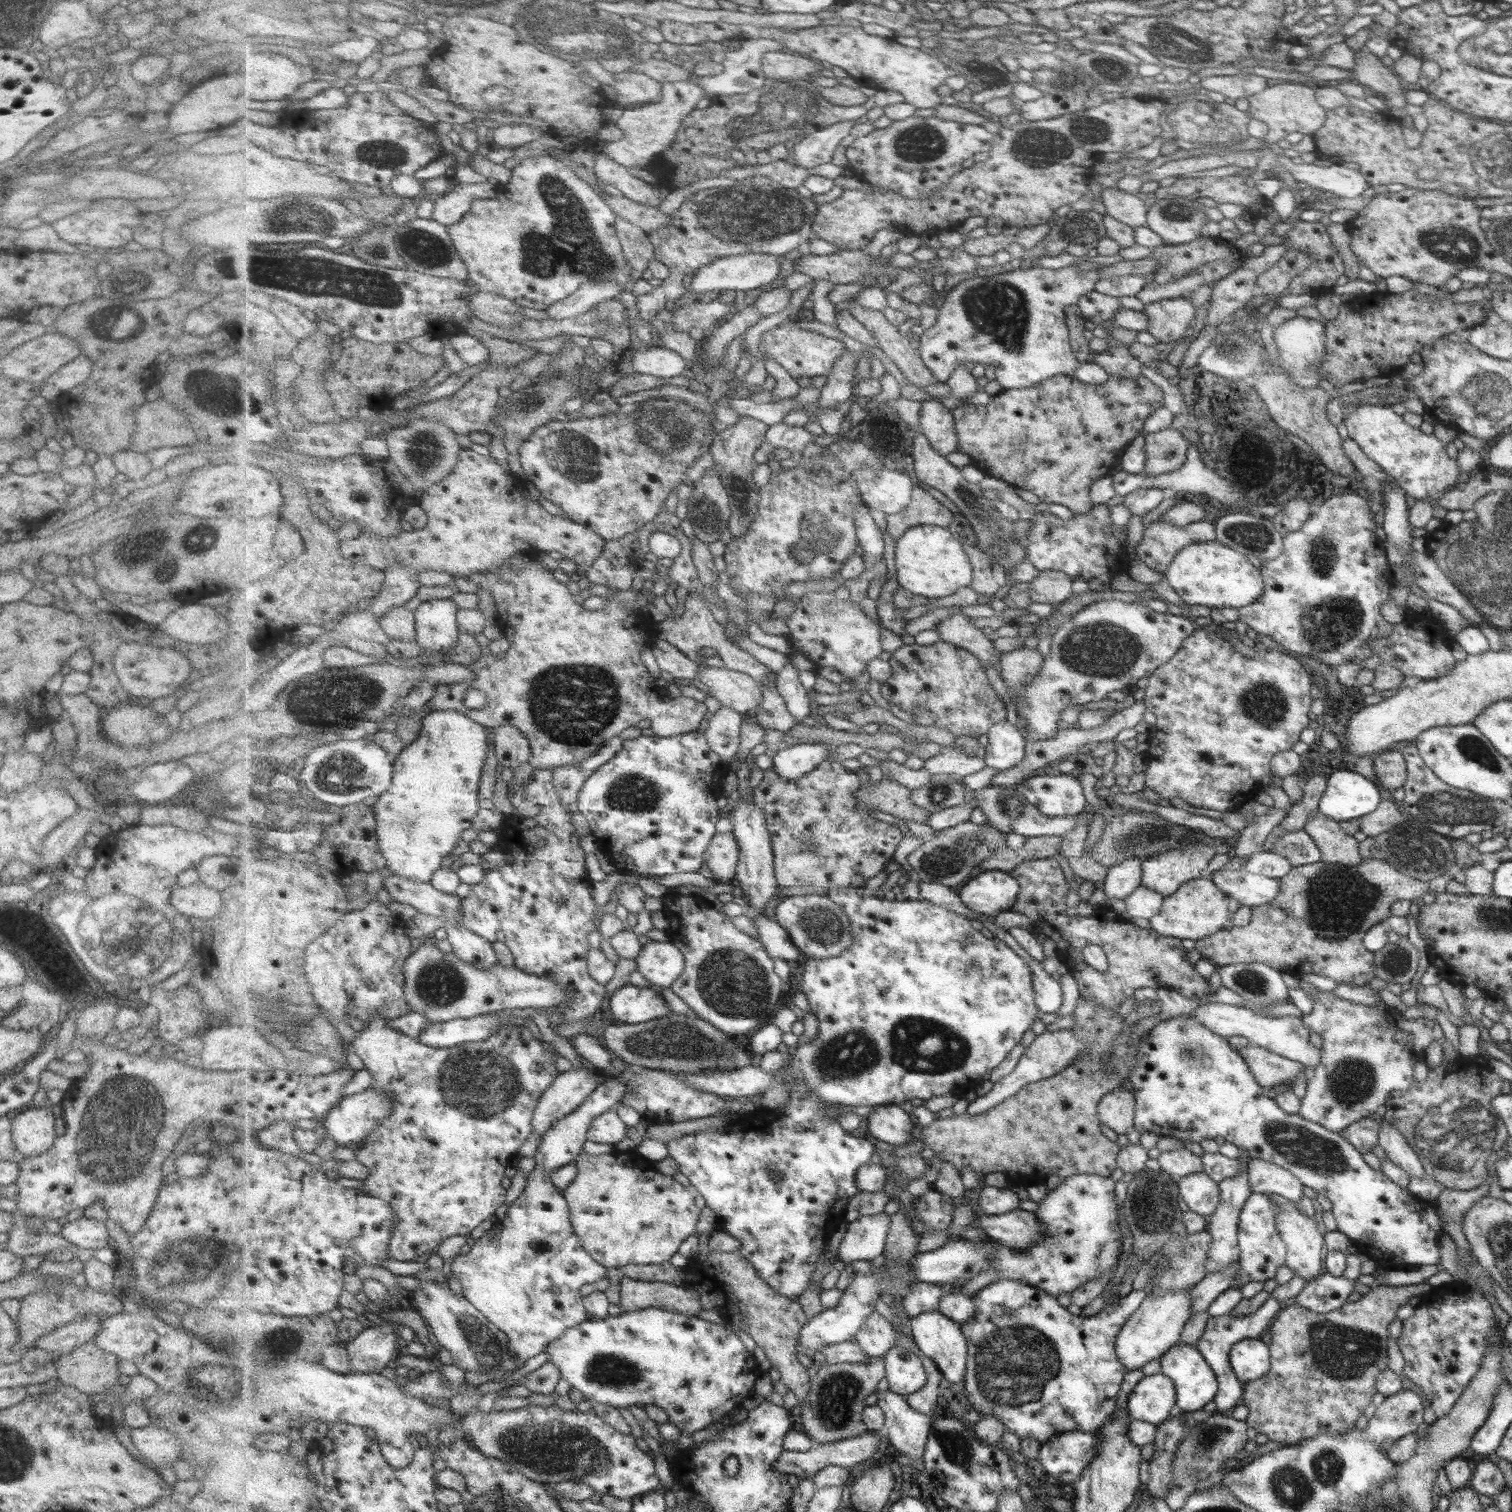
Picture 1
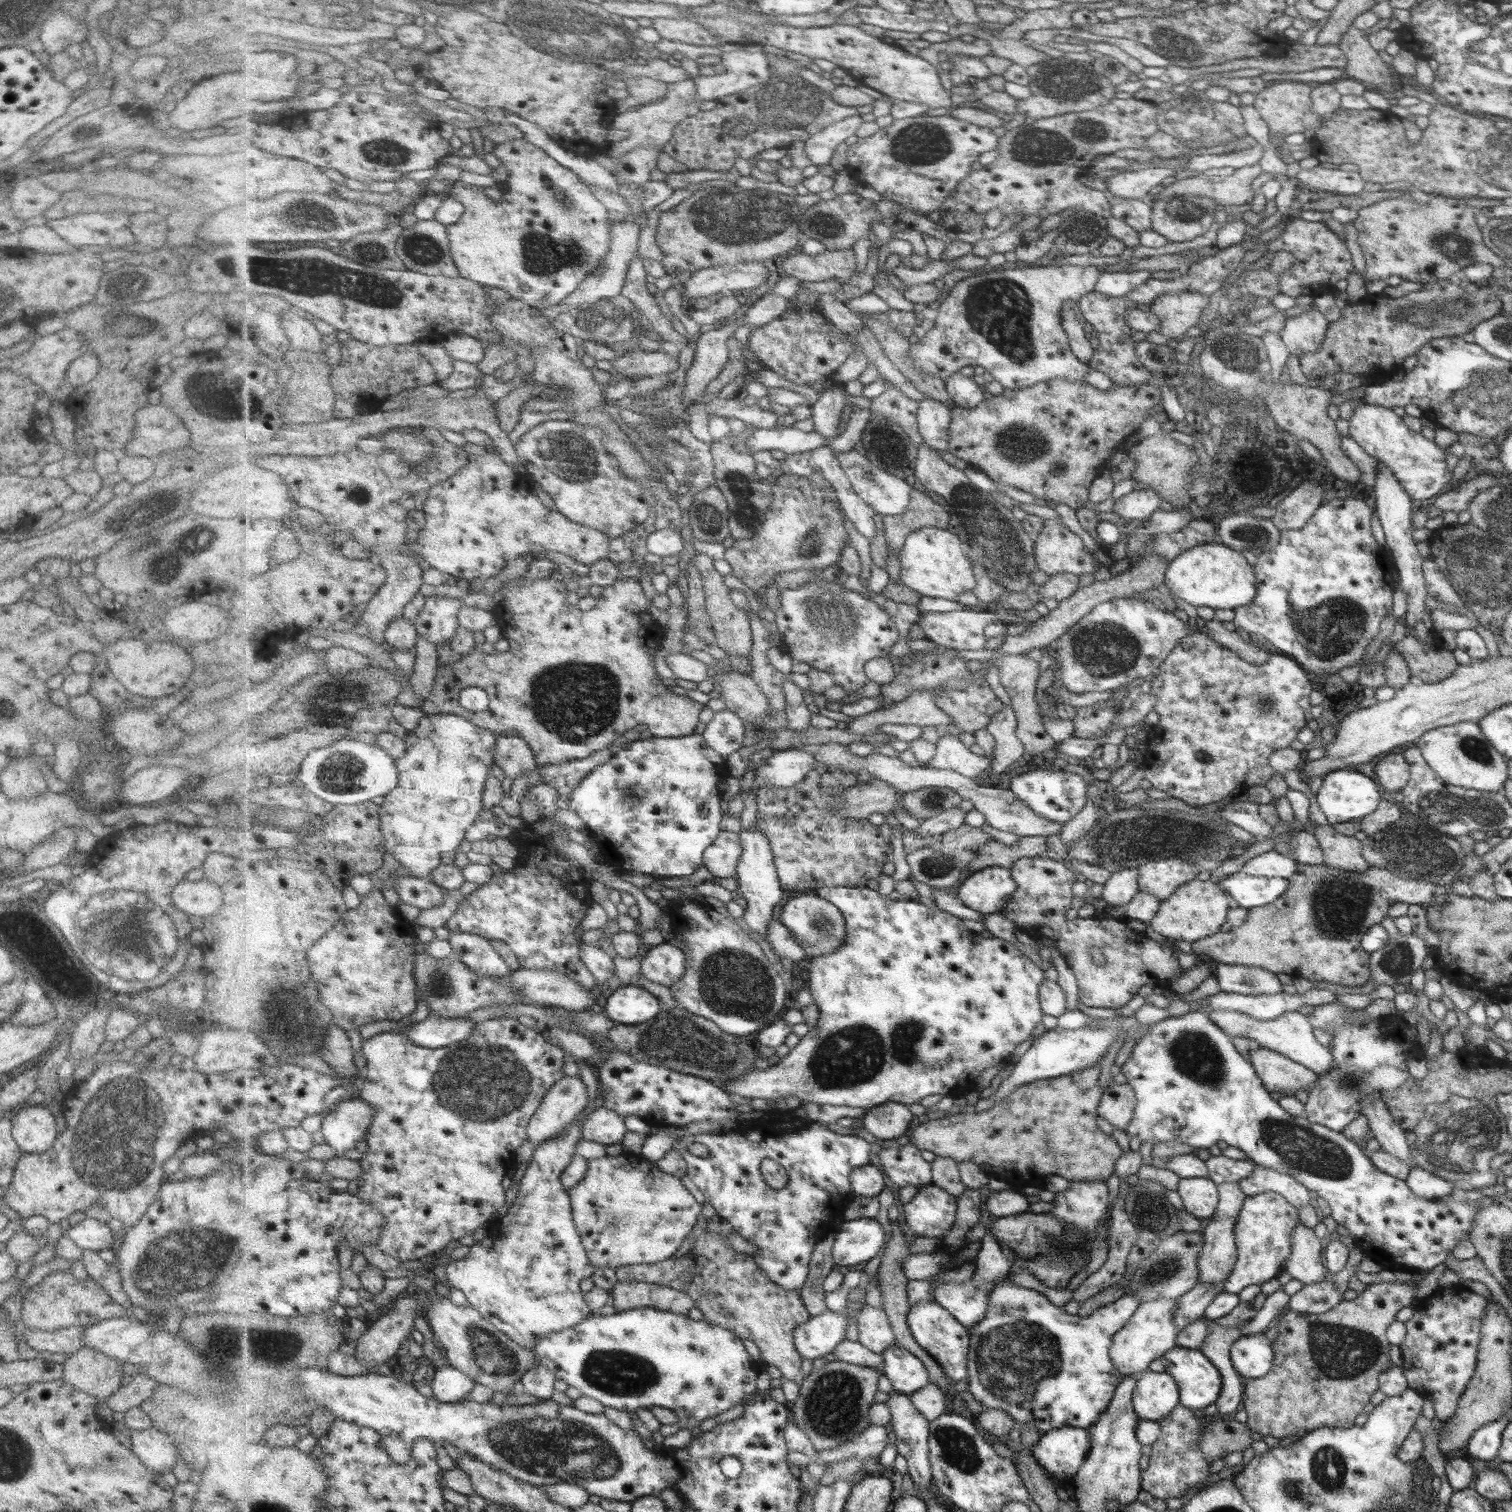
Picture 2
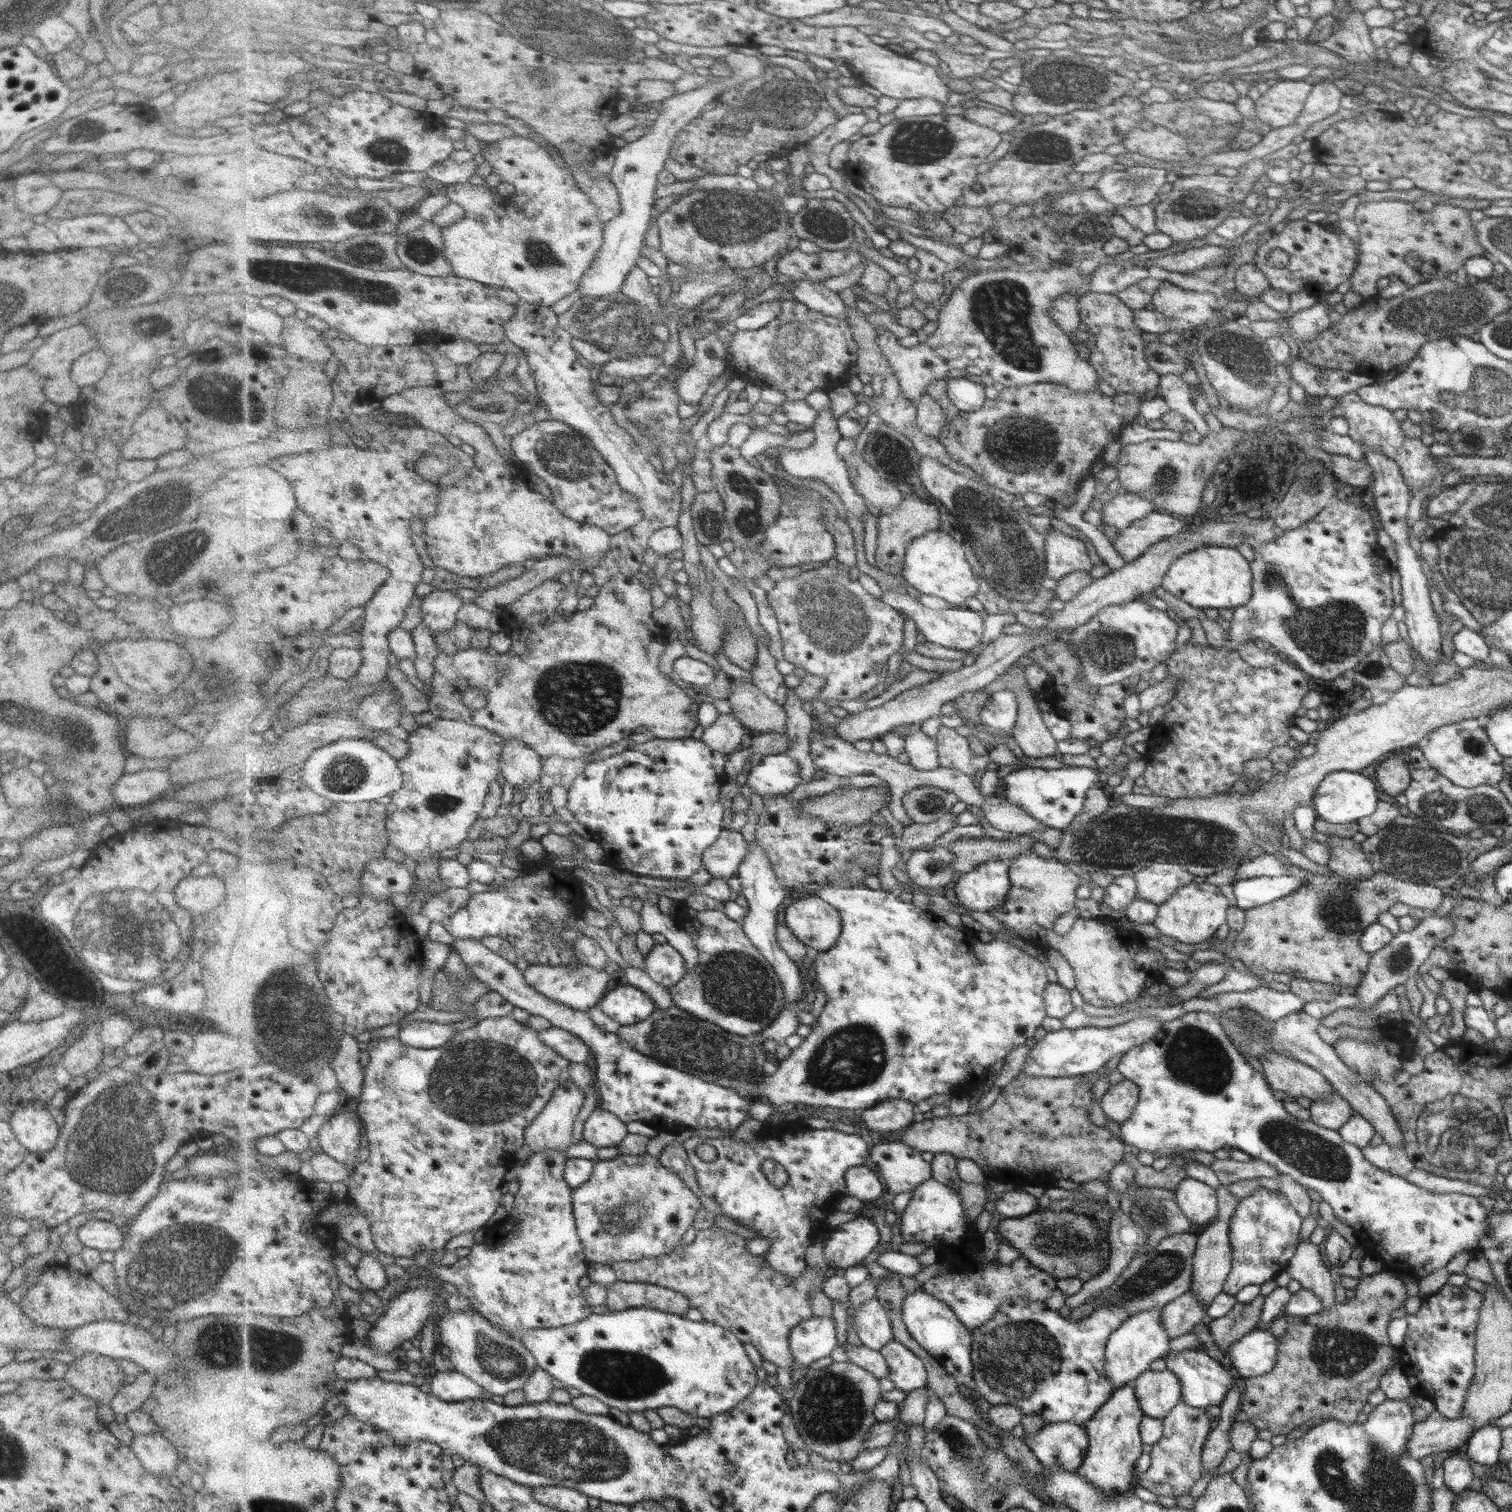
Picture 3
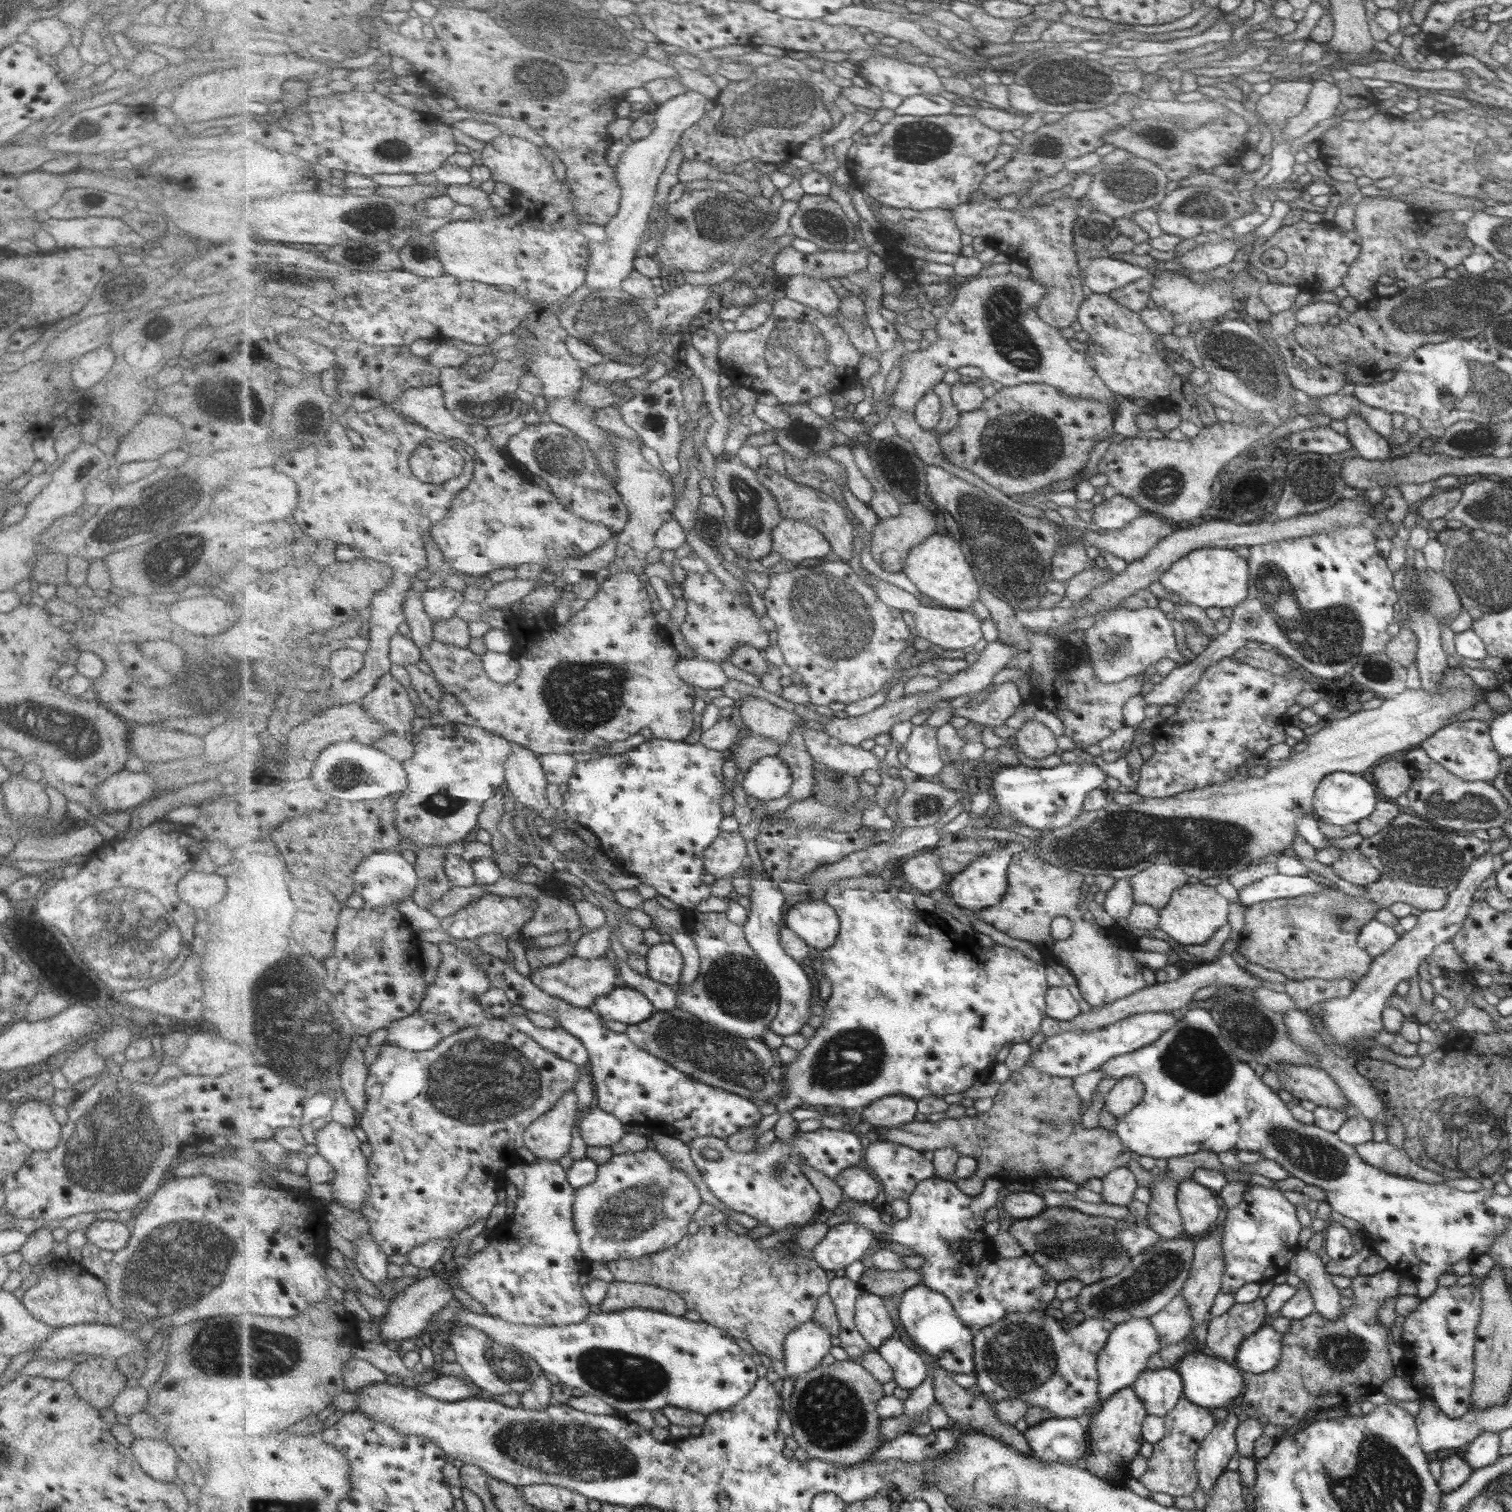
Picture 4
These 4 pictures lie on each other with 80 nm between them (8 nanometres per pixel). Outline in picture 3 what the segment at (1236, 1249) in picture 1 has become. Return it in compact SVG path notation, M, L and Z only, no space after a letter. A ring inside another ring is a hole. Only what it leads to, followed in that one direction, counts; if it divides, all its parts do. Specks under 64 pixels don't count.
M1226 1185L1217 1186L1216 1189L1217 1198L1220 1200L1220 1204L1217 1206L1218 1218L1216 1218L1215 1222L1206 1226L1199 1236L1199 1244L1197 1245L1196 1258L1193 1264L1193 1286L1191 1286L1190 1290L1203 1304L1205 1310L1217 1294L1224 1292L1225 1282L1233 1270L1230 1221L1234 1213L1237 1212L1240 1201L1229 1191Z

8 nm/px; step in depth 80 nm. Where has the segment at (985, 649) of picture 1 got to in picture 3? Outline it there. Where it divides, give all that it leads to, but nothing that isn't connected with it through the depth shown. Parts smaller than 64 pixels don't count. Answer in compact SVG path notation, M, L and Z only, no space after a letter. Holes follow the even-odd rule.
M895 590L884 593L883 600L902 613L909 614L915 621L918 632L923 634L928 642L957 651L971 651L978 648L978 645L983 646L982 640L984 640L984 632L986 632L986 614L960 606L938 610L927 608L917 598L909 594L901 594L901 592Z

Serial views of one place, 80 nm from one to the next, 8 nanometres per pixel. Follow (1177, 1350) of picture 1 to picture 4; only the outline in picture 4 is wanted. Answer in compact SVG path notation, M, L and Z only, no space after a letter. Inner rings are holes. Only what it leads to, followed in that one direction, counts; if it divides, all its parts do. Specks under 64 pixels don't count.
M1186 1353L1177 1362L1174 1369L1179 1371L1183 1378L1185 1387L1184 1397L1198 1406L1226 1408L1243 1391L1245 1374L1237 1367L1228 1365L1228 1362L1216 1359L1216 1357L1211 1357L1205 1353Z

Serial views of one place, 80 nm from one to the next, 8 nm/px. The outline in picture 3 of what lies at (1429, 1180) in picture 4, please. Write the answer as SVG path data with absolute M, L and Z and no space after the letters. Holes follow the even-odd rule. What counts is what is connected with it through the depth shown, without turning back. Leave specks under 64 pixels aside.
M1384 1142L1375 1147L1366 1146L1363 1153L1374 1166L1401 1177L1405 1177L1415 1167L1403 1148L1394 1148Z

